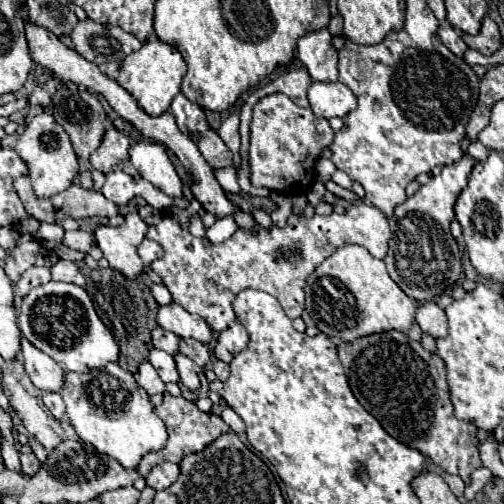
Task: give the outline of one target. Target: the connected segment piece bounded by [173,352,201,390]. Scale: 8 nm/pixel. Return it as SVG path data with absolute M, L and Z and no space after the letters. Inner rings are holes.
M177 352L175 356L175 364L177 364L177 370L179 370L179 376L181 376L181 382L189 388L189 390L197 390L199 386L201 386L201 382L199 382L199 376L197 376L197 364L191 360L191 358L187 358L185 354L181 354L181 352Z

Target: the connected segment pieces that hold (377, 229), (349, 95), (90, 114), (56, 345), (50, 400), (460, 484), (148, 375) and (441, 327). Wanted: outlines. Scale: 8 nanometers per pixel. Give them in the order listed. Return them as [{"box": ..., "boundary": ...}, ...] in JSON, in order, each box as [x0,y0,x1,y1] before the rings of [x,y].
[{"box":[147,202,391,332],"boundary":[[[353,202],[343,214],[315,214],[313,218],[291,214],[283,228],[277,224],[269,230],[263,226],[257,226],[257,230],[239,228],[223,244],[211,244],[205,236],[193,238],[191,232],[171,218],[169,212],[163,212],[159,226],[149,226],[147,238],[159,242],[163,248],[163,256],[157,258],[151,268],[169,288],[173,302],[183,306],[187,312],[201,316],[211,330],[221,332],[233,324],[235,312],[231,302],[245,288],[263,290],[275,296],[291,320],[299,318],[305,308],[305,280],[325,258],[349,242],[367,248],[375,258],[383,258],[387,254],[391,228],[387,216],[377,206]]]},{"box":[307,82,357,118],"boundary":[[[313,82],[307,90],[307,98],[313,114],[321,118],[343,118],[357,104],[353,92],[341,82]]]},{"box":[51,84,107,158],"boundary":[[[61,84],[61,88],[57,88],[57,92],[51,96],[51,106],[53,106],[53,118],[69,134],[75,154],[79,158],[89,158],[89,154],[99,148],[101,138],[105,134],[103,122],[105,122],[107,114],[103,110],[101,102],[97,100],[97,96],[75,84]]]},{"box":[19,282,119,372],"boundary":[[[47,282],[41,284],[37,288],[33,288],[23,304],[21,304],[21,312],[19,312],[19,328],[23,332],[23,336],[37,346],[39,350],[43,350],[45,354],[49,354],[65,372],[87,372],[91,368],[103,368],[107,362],[117,362],[119,358],[119,346],[113,338],[113,334],[109,332],[109,328],[99,320],[95,306],[91,302],[91,298],[87,296],[87,292],[81,286],[75,284],[67,284],[67,282]]]},{"box":[43,392,65,420],"boundary":[[[45,392],[43,394],[43,404],[49,408],[49,412],[61,420],[63,414],[65,414],[65,404],[63,404],[63,398],[59,392]]]},{"box":[441,474,465,496],"boundary":[[[441,474],[445,478],[445,482],[449,484],[449,488],[453,490],[455,496],[463,496],[463,490],[465,490],[465,482],[459,478],[459,476],[451,476],[451,474]]]},{"box":[137,362,165,394],"boundary":[[[143,362],[137,372],[137,384],[147,392],[147,394],[163,394],[165,392],[165,382],[159,378],[155,368],[149,362]]]},{"box":[415,302,447,338],"boundary":[[[423,302],[417,308],[415,320],[421,326],[421,330],[427,332],[427,334],[431,334],[433,338],[443,338],[447,334],[445,310],[441,306],[437,306],[435,302]]]}]

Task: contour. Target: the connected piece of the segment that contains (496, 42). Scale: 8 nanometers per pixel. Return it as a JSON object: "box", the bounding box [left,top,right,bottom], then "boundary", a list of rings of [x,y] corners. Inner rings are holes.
{"box":[461,16,501,56],"boundary":[[[489,16],[483,18],[483,24],[481,24],[479,34],[475,34],[475,36],[471,36],[471,34],[461,34],[461,38],[465,40],[465,44],[467,44],[469,48],[475,48],[475,50],[479,50],[479,52],[485,54],[485,56],[491,56],[493,52],[497,52],[497,50],[501,48],[499,28],[497,28],[497,24],[495,24]]]}

